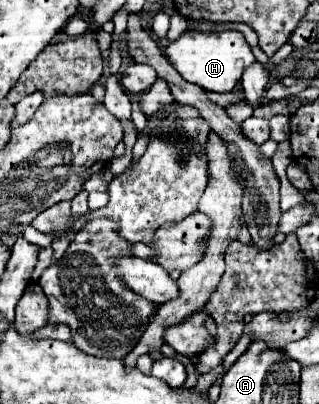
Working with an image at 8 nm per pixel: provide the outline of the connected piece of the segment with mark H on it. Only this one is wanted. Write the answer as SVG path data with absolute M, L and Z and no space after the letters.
M226 30L220 34L182 34L176 42L166 44L166 56L182 78L202 86L208 92L232 92L242 78L242 70L256 62L242 32Z

